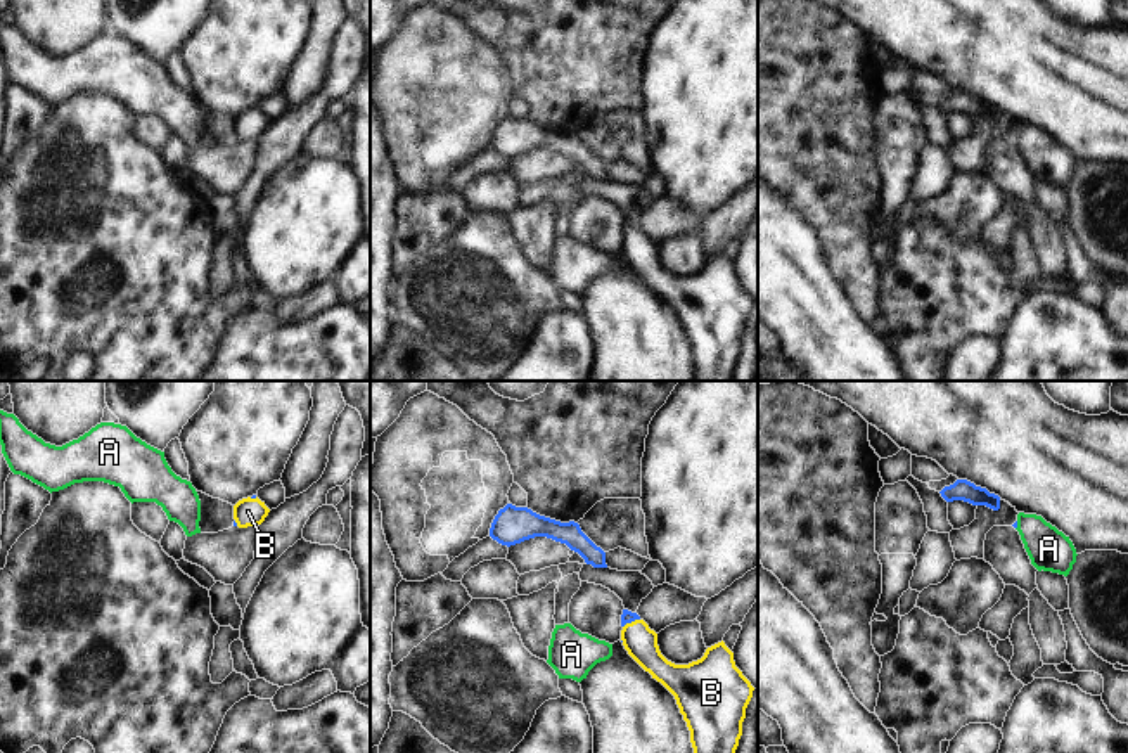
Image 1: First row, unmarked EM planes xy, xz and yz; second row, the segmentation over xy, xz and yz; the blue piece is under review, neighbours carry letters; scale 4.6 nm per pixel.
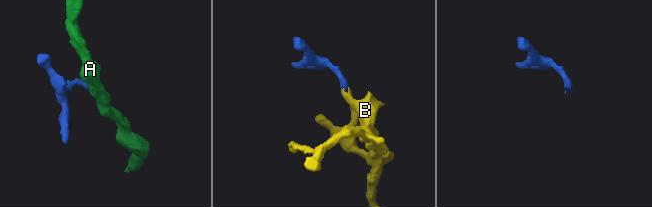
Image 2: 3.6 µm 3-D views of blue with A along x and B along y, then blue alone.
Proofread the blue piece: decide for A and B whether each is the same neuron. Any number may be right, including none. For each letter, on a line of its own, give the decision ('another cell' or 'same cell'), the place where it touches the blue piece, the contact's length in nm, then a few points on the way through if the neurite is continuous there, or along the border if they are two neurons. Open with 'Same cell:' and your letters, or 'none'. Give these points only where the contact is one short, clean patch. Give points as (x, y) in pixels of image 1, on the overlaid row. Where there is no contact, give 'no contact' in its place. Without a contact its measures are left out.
Same cell: B
A: another cell; contact yz (1016, 525); length 40 nm; border yz (1018, 521), (1016, 528)
B: same cell; contact xz (630, 622); length 90 nm; way xz (627, 617), (630, 622), (640, 643)

